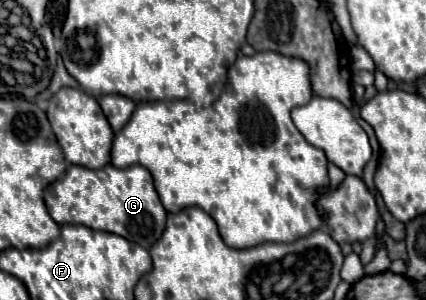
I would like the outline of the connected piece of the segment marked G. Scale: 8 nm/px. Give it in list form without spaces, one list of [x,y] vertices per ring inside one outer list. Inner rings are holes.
[[[68,165],[66,173],[46,187],[44,201],[50,217],[58,225],[76,223],[98,231],[108,231],[138,243],[144,249],[150,249],[152,243],[160,239],[160,231],[164,231],[166,209],[162,207],[152,185],[150,171],[142,165],[130,165],[126,169],[118,169],[114,165],[106,165],[102,169]]]

